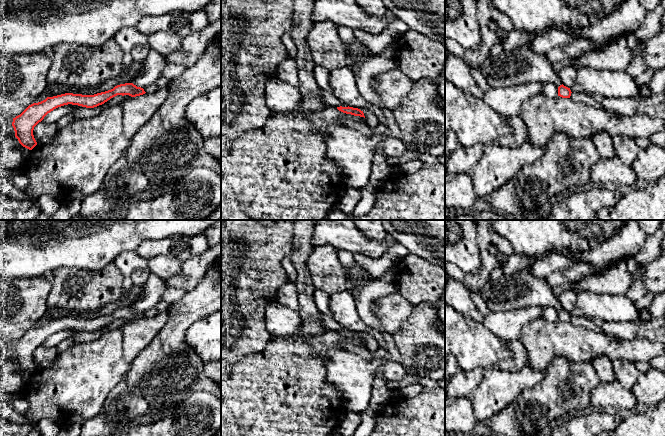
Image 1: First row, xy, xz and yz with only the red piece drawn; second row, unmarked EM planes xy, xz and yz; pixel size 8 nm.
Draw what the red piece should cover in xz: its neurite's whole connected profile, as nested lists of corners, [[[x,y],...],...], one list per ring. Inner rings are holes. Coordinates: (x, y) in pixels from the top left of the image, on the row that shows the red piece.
[[[337,107],[337,109],[343,113],[346,113],[346,114],[351,114],[351,115],[354,115],[354,116],[360,116],[360,117],[364,117],[364,113],[363,111],[361,111],[360,109],[358,108],[353,108],[353,107]]]

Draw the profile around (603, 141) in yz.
[[[599,131],[592,137],[601,158],[611,158],[615,155],[613,138],[605,131]]]

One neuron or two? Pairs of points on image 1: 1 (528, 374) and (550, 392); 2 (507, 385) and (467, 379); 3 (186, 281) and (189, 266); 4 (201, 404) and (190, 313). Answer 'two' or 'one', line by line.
1: two
2: two
3: one
4: two

